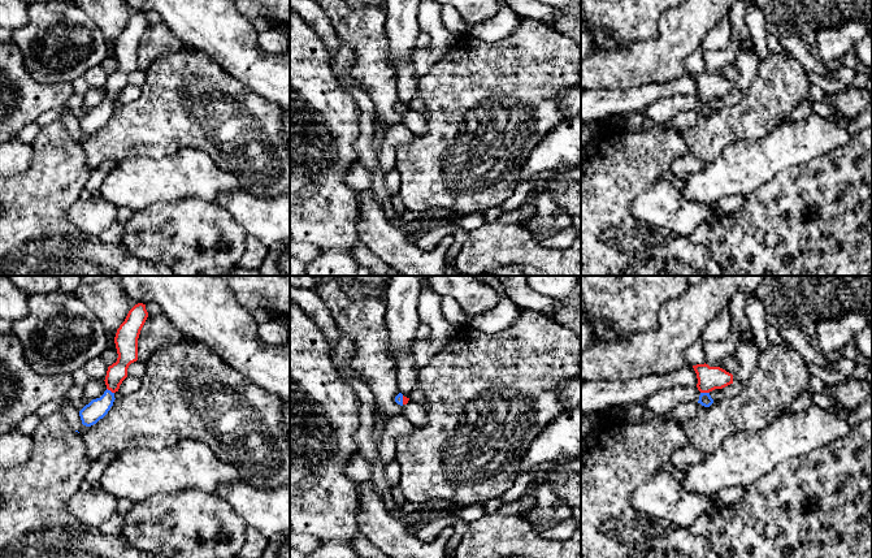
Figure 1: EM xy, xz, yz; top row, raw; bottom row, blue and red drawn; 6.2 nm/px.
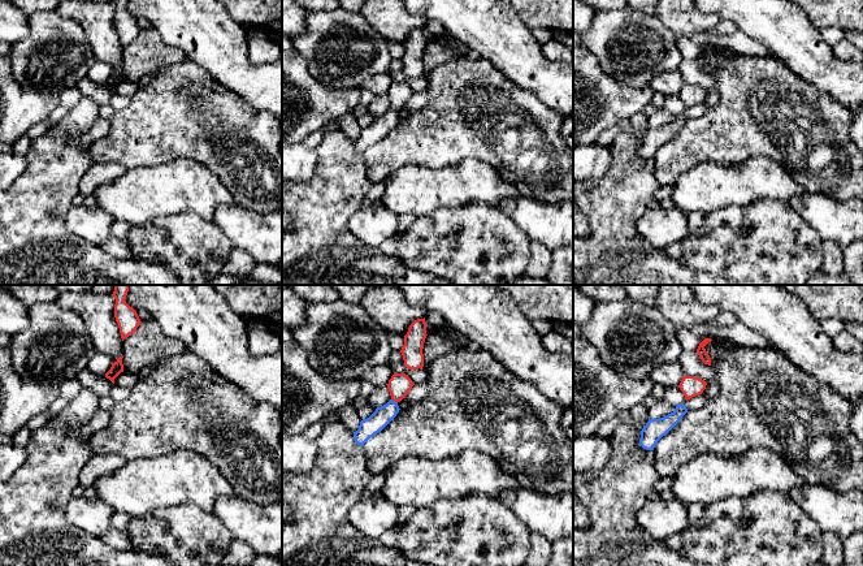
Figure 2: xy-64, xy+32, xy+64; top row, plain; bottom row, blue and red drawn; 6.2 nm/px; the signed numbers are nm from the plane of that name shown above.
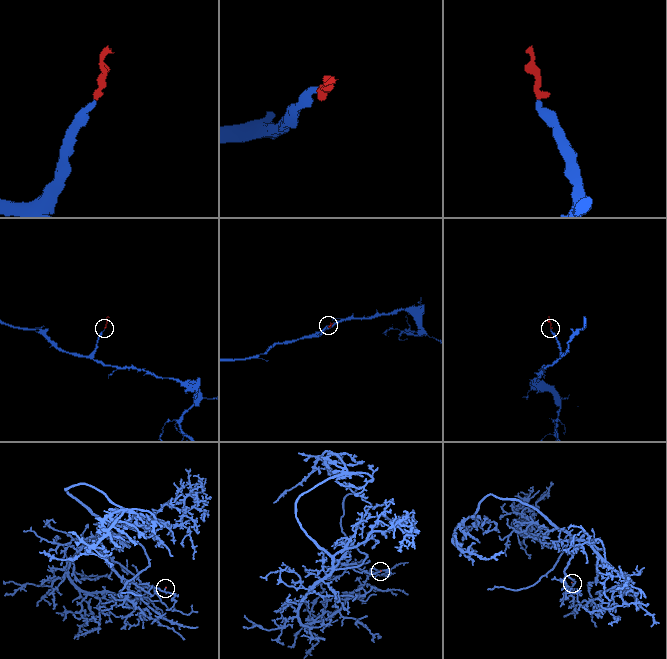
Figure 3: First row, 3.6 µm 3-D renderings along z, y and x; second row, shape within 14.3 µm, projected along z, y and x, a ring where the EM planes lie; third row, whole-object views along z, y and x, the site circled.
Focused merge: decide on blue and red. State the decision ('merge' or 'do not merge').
merge

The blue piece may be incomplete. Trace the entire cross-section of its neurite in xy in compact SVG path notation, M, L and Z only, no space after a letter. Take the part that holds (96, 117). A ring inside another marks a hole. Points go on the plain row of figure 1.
M138 12L129 20L125 30L117 38L114 46L117 70L108 75L104 103L92 108L79 120L83 134L96 133L113 114L114 101L118 100L120 94L127 86L129 74L138 69L138 47L147 26L146 13Z

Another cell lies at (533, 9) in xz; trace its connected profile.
M504 0L522 18L532 18L551 25L555 21L555 8L538 0Z

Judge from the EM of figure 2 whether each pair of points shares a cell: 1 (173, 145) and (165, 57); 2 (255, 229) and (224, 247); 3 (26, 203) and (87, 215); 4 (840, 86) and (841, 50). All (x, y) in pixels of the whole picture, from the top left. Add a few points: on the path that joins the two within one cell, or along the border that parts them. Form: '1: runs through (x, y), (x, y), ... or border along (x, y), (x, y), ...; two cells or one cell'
1: border along (186, 57), (178, 63), (160, 67), (139, 80); two cells
2: border along (212, 219), (233, 247); two cells
3: border along (70, 206), (65, 215), (65, 228), (82, 238); two cells
4: border along (831, 47), (838, 59), (849, 61); two cells

